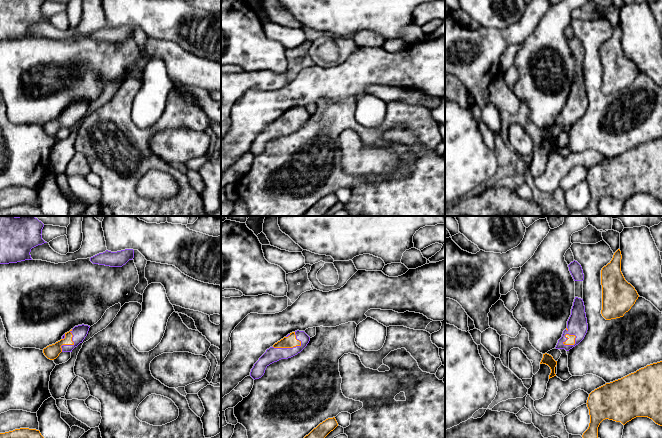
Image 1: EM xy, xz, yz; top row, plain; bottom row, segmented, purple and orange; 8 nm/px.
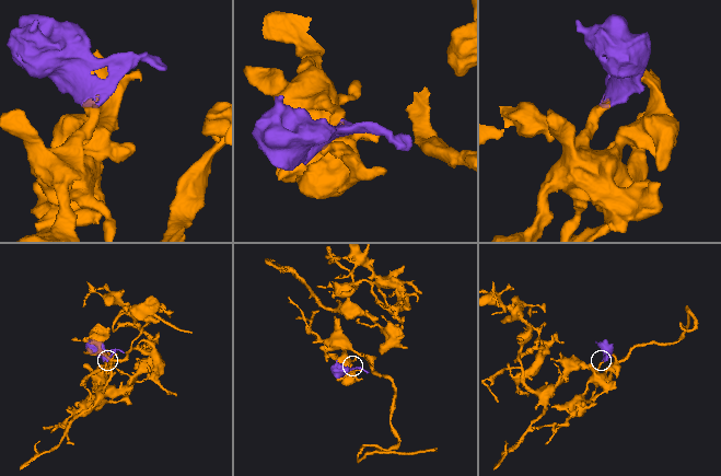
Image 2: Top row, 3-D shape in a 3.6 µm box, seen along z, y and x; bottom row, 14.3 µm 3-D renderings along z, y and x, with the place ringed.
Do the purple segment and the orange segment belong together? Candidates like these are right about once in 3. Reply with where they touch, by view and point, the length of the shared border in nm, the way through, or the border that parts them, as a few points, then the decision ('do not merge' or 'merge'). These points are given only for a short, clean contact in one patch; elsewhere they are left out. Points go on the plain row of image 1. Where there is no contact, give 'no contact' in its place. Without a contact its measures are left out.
meets purple in xz at (288, 124); contact 240 nm long; runs through xz (272, 131), (288, 124), (287, 118); merge

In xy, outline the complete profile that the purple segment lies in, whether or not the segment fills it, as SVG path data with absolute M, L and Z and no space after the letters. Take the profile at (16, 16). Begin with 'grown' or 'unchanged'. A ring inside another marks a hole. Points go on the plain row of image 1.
unchanged | M0 0L0 40L17 39L25 36L32 36L31 25L42 21L45 18L42 15L42 5L44 0Z

